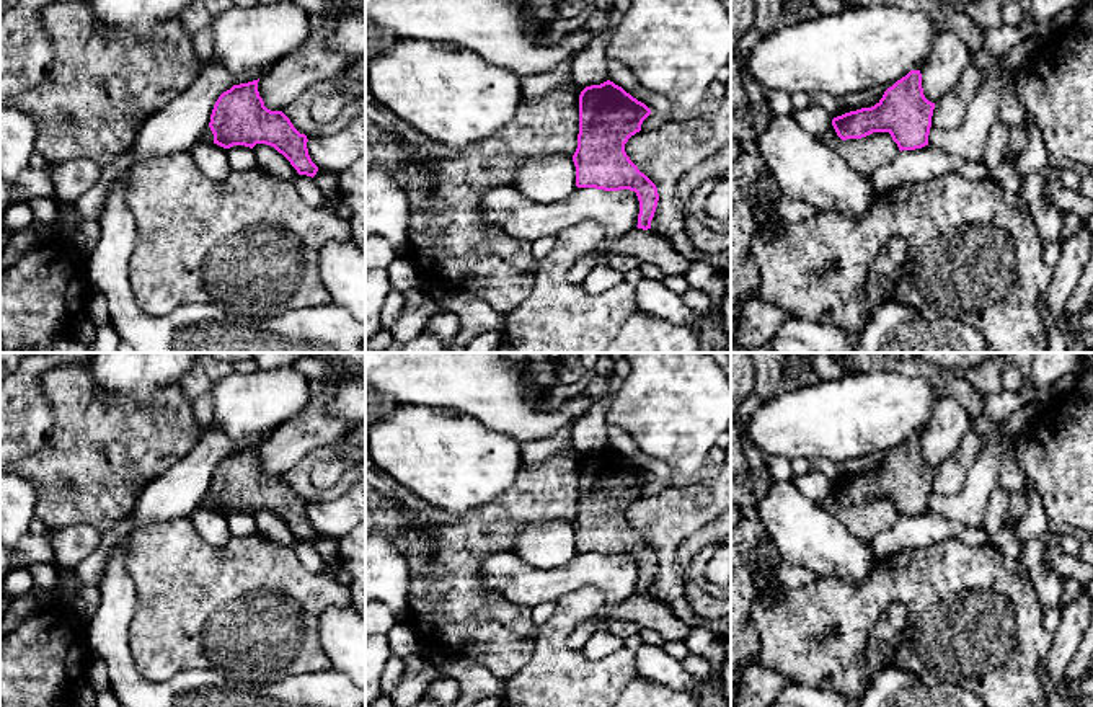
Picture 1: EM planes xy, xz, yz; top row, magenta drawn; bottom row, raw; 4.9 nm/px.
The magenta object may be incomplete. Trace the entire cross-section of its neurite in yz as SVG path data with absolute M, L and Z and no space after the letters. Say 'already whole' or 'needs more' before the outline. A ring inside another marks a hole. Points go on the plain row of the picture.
already whole; M910 436L874 472L837 482L832 491L842 506L889 498L901 518L915 516L928 511L933 475L935 469L923 460L920 436Z

